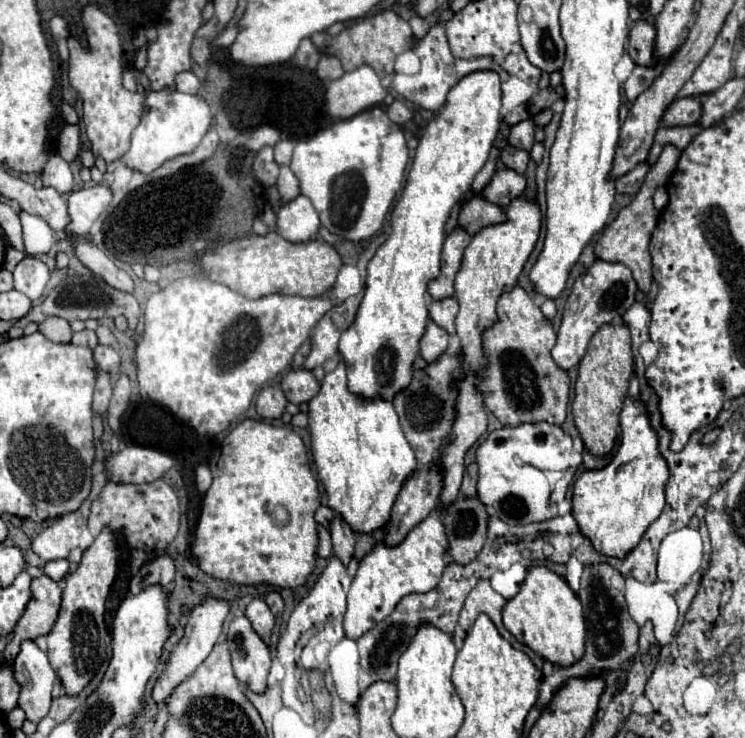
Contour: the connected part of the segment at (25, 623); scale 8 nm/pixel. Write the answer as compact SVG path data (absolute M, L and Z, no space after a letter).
M37 576L33 580L33 600L29 602L25 614L17 622L17 628L11 634L11 642L7 644L7 662L13 660L19 650L21 642L37 640L39 636L47 636L59 616L61 608L61 586L47 576Z

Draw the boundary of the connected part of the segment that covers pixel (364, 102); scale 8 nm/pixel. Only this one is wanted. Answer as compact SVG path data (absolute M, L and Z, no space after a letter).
M359 66L353 72L345 72L339 80L329 82L325 112L335 120L351 118L381 106L385 94L387 88L381 84L377 72L369 66Z

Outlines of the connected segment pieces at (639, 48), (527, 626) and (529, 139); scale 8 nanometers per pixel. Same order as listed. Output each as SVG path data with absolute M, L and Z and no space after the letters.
M639 20L637 24L631 24L627 54L633 58L635 64L651 66L651 68L657 66L655 38L657 38L655 28L651 24L647 24L645 20Z
M545 566L527 572L517 596L505 604L503 624L521 644L555 666L573 666L585 654L585 618L581 602L569 584Z
M523 120L521 124L515 124L511 128L511 136L509 136L511 146L521 148L521 150L531 150L533 142L535 142L535 136L533 136L533 122L531 120Z

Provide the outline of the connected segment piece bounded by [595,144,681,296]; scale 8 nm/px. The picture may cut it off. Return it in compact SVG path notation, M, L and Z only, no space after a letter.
M667 144L659 156L659 160L655 162L655 166L647 172L645 182L641 186L641 190L637 192L637 196L631 200L631 204L627 204L623 210L619 210L617 218L605 226L601 238L595 244L595 256L599 260L607 260L607 262L621 262L625 264L631 272L633 272L633 280L637 282L637 288L647 296L651 290L651 256L649 256L649 240L651 240L651 232L659 220L659 212L653 206L653 192L655 188L663 186L669 176L673 174L677 160L679 160L681 150L677 150L675 146Z

